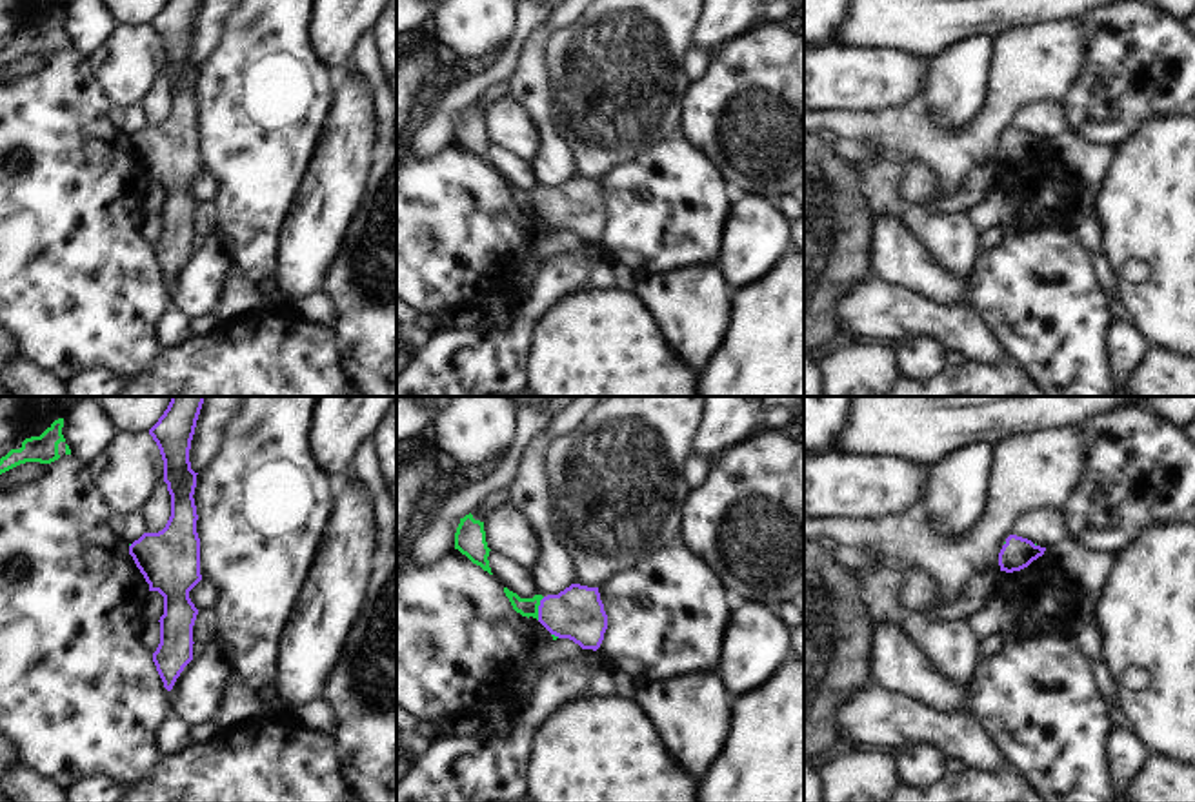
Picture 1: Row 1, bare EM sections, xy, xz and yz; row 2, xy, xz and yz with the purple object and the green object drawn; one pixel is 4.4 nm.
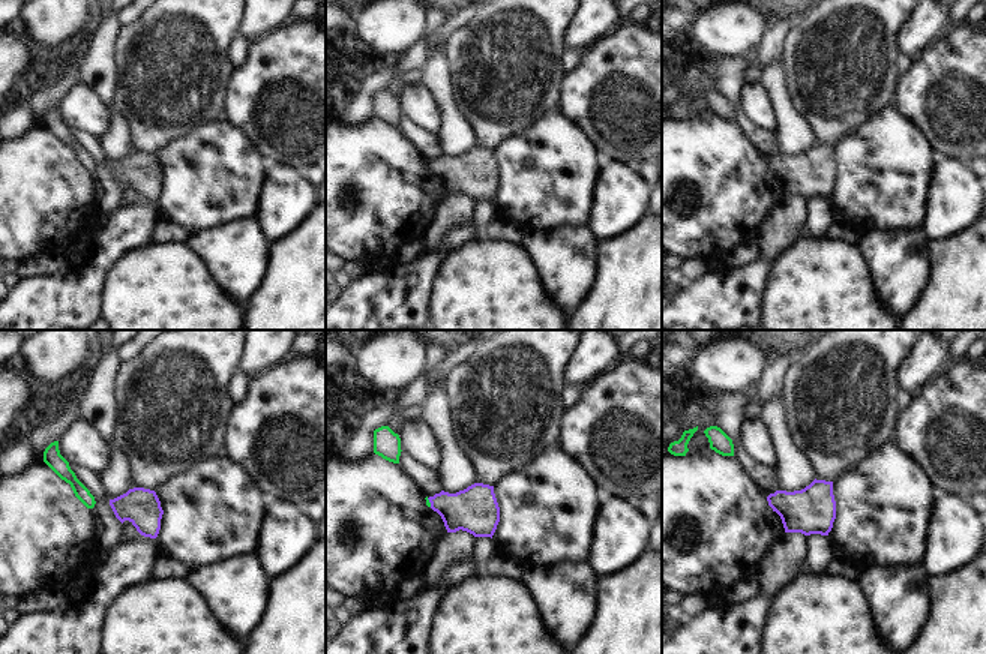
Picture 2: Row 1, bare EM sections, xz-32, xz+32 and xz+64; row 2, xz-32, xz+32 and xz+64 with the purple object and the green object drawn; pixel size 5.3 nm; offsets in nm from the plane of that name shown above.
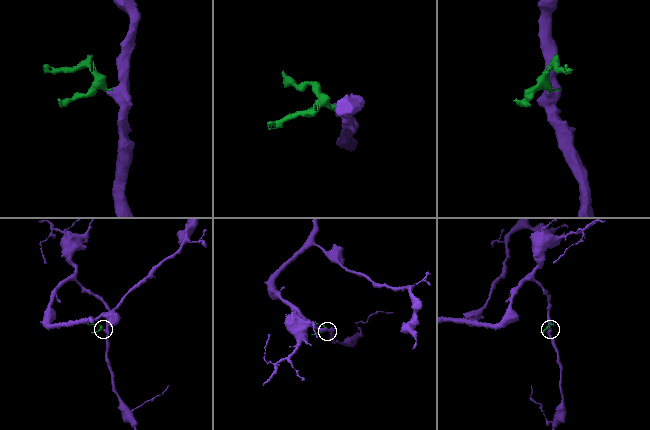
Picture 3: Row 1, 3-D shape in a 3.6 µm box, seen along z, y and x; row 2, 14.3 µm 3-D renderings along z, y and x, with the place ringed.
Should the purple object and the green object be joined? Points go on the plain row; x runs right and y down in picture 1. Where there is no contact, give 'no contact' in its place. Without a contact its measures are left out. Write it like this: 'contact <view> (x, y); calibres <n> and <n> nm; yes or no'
contact xz (539, 200); calibres 240 and 80 nm; yes

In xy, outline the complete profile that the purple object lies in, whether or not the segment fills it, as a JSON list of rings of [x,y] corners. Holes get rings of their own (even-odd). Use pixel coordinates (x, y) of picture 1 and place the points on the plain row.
[[[167,0],[149,22],[164,53],[164,75],[171,87],[171,109],[158,125],[144,125],[129,138],[149,184],[164,189],[160,236],[153,255],[167,284],[193,253],[193,218],[198,202],[189,184],[202,173],[196,125],[195,80],[189,42],[202,0]]]

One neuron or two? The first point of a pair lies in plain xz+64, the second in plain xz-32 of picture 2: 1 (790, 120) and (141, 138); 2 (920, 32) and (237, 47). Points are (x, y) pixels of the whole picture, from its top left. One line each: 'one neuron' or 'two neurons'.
1: two neurons
2: two neurons

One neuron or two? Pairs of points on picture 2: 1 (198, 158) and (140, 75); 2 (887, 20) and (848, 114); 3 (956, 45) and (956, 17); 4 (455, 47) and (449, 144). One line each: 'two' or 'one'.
1: two
2: one
3: two
4: two

